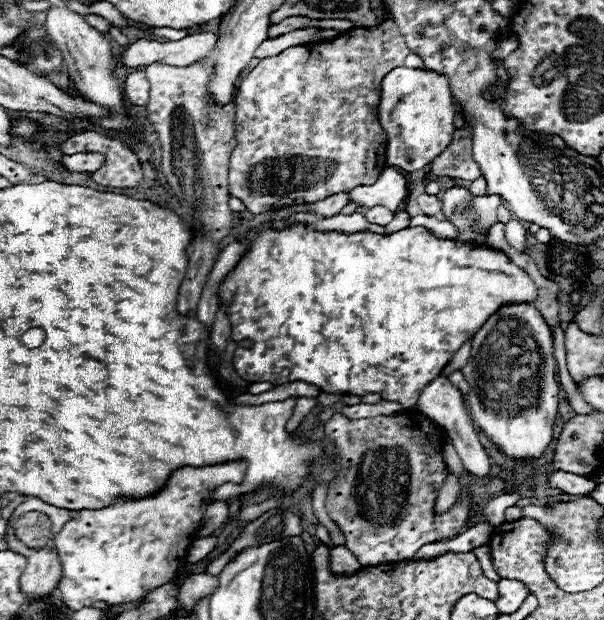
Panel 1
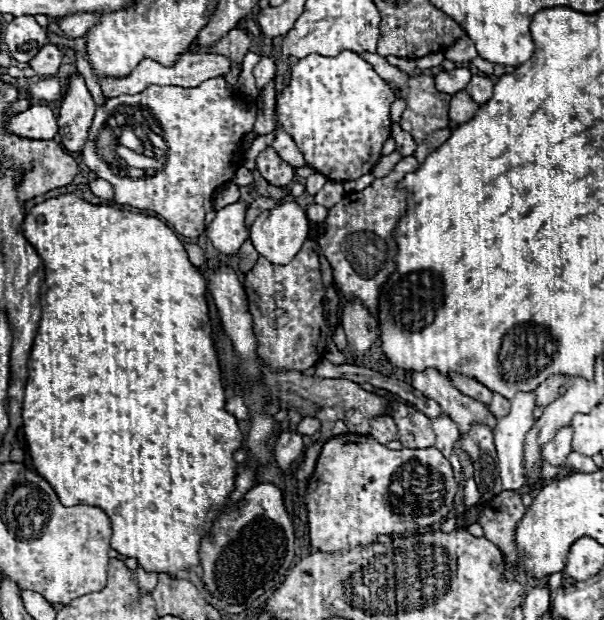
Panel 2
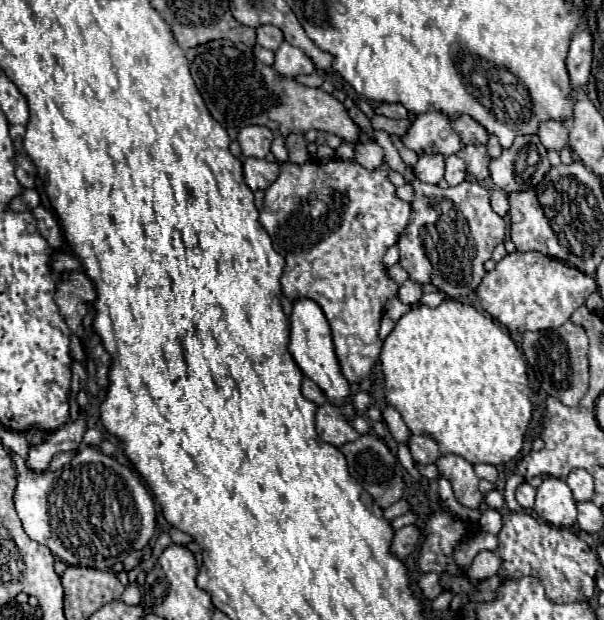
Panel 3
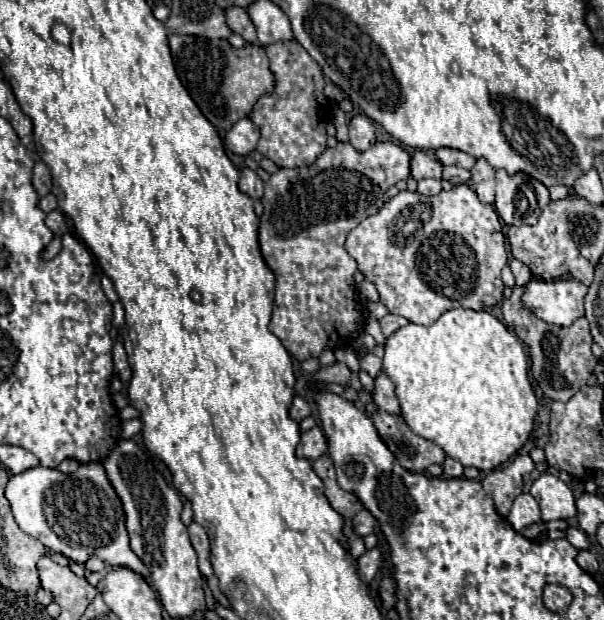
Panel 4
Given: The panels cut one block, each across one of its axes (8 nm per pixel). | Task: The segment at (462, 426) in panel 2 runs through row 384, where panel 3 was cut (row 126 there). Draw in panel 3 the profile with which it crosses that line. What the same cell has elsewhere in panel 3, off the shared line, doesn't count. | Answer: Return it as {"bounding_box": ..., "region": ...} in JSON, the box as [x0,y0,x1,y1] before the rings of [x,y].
{"bounding_box":[402,112,464,156],"region":[[[444,112],[420,114],[402,142],[414,152],[440,152],[444,156],[456,154],[464,144],[452,128],[452,118]]]}

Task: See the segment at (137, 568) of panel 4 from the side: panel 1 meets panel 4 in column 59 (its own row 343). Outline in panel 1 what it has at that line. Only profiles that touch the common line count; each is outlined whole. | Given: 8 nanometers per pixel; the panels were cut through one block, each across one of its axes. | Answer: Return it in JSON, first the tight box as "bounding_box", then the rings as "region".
{"bounding_box":[462,304,560,460],"region":[[[504,304],[496,314],[492,314],[484,322],[484,326],[474,334],[474,338],[472,338],[470,344],[472,344],[472,350],[470,350],[472,358],[468,360],[468,364],[464,366],[462,372],[464,372],[464,376],[466,376],[468,384],[470,384],[470,392],[464,398],[466,398],[466,408],[470,412],[472,422],[476,426],[480,426],[482,432],[488,436],[488,440],[492,444],[496,444],[498,450],[502,450],[508,458],[514,458],[514,460],[520,460],[520,458],[538,458],[548,448],[548,444],[552,440],[552,428],[554,428],[554,418],[556,418],[556,412],[558,412],[558,392],[560,392],[558,382],[554,378],[554,374],[556,374],[556,360],[552,356],[552,332],[550,332],[550,326],[542,318],[540,310],[534,308],[532,304]]]}

